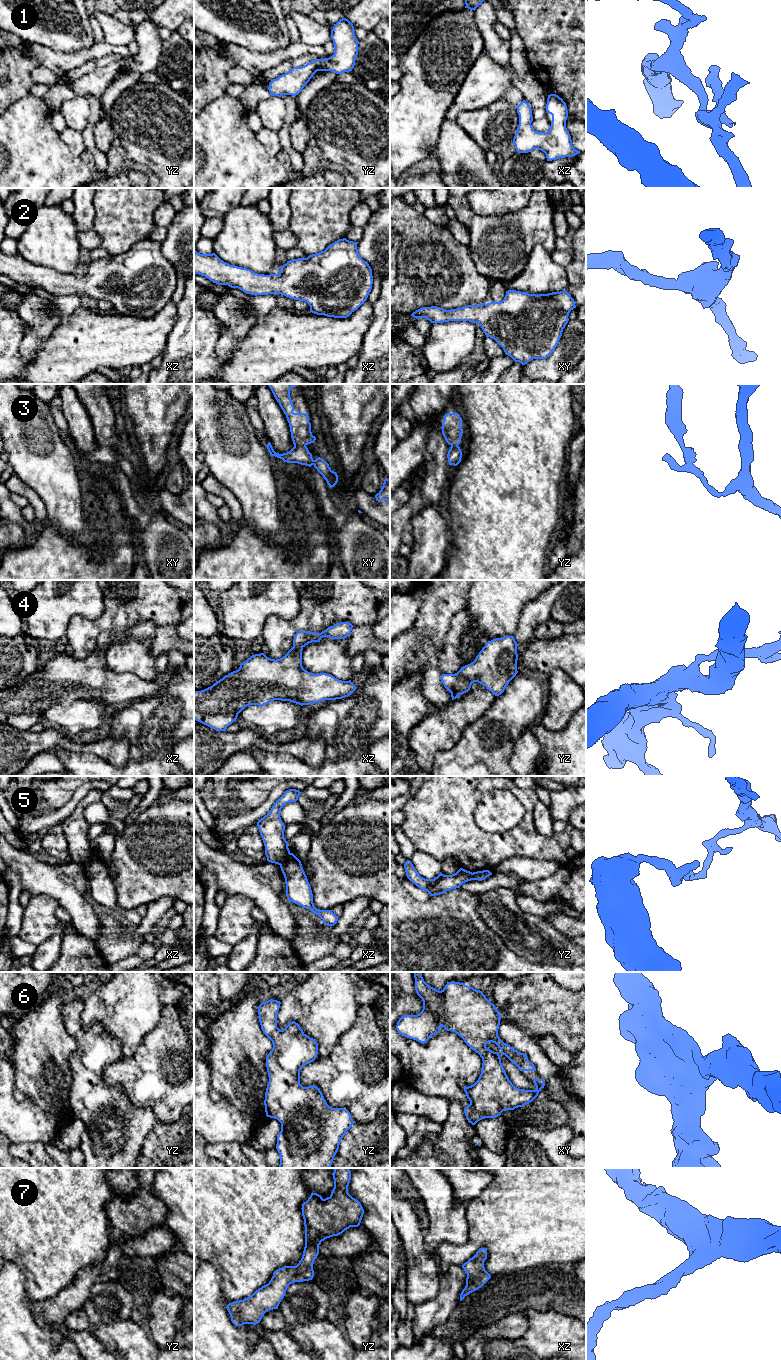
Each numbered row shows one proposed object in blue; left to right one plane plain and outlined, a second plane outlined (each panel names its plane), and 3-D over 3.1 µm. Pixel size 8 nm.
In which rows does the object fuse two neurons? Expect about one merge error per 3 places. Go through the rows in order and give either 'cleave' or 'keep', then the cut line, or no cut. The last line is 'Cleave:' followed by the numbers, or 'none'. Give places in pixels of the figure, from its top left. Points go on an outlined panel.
1: keep; no cut
2: keep; no cut
3: cleave; cut in xy along (294, 445), (305, 446)
4: keep; no cut
5: cleave; cut in xz along (289, 852), (279, 864)
6: keep; no cut
7: keep; no cut
Cleave: 3, 5

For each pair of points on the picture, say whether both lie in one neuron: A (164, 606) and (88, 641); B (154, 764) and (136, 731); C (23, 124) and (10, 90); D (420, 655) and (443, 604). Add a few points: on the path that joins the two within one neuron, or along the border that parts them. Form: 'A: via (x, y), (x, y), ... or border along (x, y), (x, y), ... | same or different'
A: via (144, 606), (127, 606), (115, 618), (105, 622) | same
B: via (151, 756), (151, 746), (144, 739) | same
C: border along (29, 92), (10, 106) | different
D: via (424, 642), (434, 617) | same

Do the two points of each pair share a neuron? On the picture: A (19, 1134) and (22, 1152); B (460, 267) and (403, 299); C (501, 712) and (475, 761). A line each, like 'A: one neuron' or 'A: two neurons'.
A: two neurons
B: one neuron
C: one neuron

